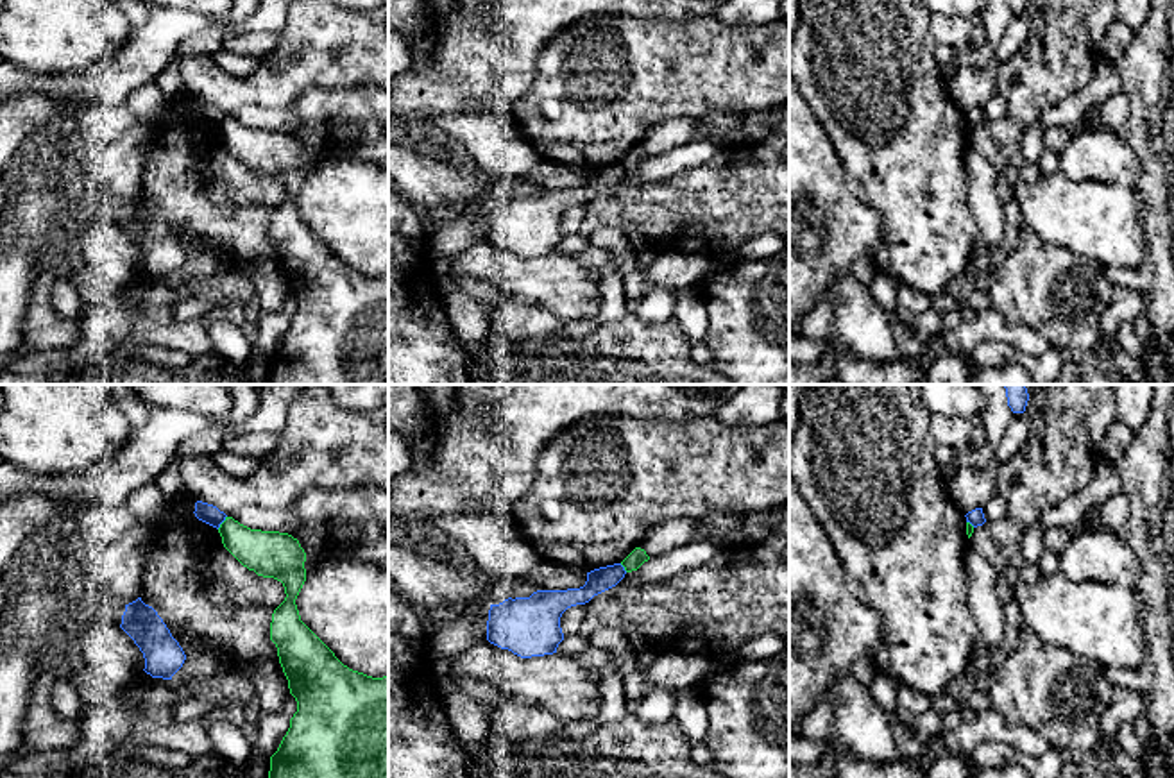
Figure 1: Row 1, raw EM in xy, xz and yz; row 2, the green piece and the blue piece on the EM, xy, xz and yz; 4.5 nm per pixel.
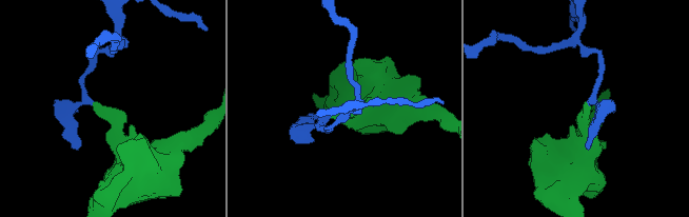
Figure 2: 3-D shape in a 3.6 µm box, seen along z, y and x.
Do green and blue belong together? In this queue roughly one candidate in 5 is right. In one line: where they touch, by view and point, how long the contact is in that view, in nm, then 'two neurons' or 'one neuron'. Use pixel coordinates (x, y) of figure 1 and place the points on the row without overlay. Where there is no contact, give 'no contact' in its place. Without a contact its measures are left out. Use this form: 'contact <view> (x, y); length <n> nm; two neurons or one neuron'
contact xy (222, 122); length 80 nm; two neurons

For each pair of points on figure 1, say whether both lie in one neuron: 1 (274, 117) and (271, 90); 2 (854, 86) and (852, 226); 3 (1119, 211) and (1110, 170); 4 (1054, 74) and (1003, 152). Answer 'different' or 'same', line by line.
1: different
2: different
3: different
4: same

